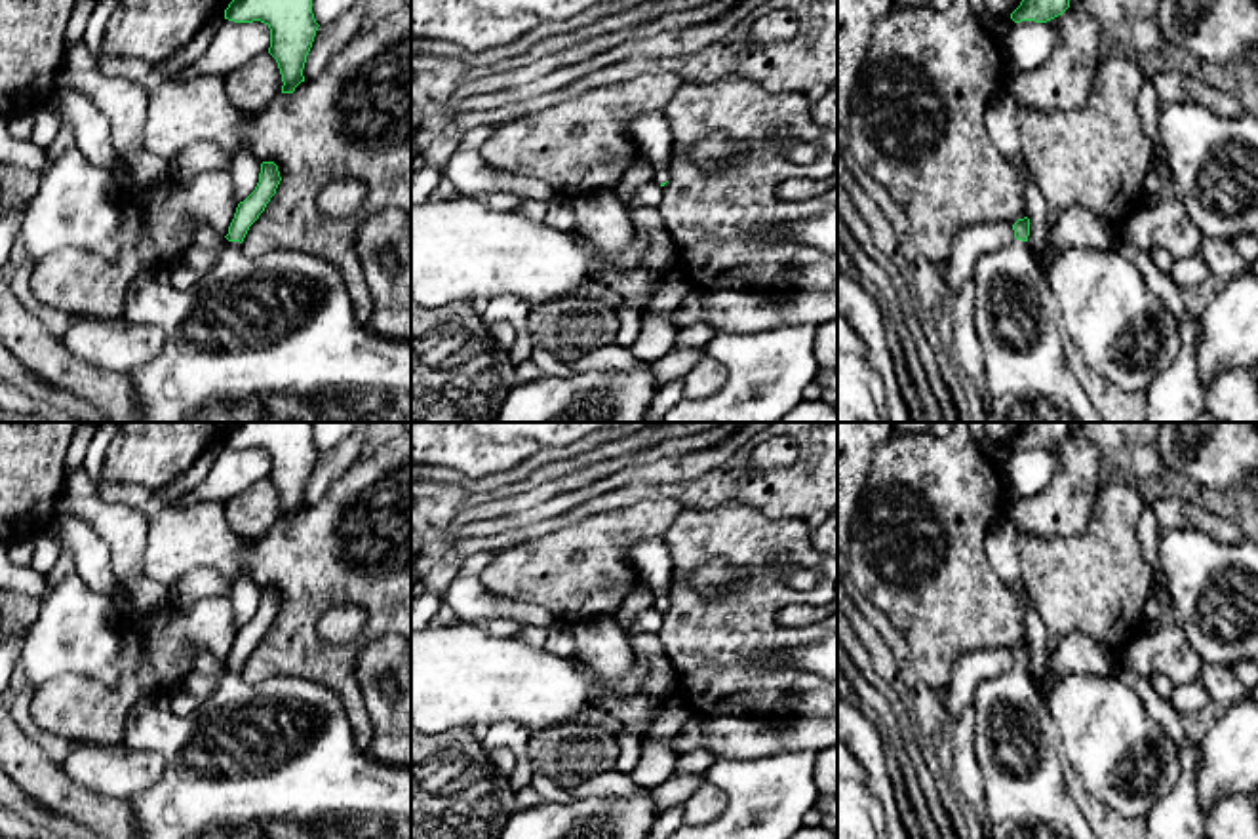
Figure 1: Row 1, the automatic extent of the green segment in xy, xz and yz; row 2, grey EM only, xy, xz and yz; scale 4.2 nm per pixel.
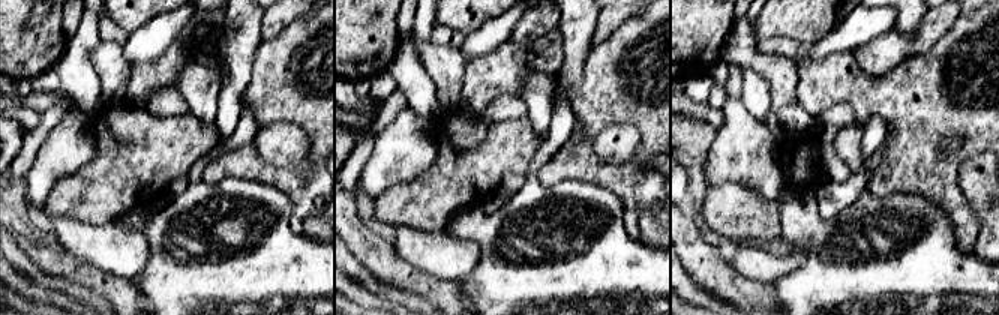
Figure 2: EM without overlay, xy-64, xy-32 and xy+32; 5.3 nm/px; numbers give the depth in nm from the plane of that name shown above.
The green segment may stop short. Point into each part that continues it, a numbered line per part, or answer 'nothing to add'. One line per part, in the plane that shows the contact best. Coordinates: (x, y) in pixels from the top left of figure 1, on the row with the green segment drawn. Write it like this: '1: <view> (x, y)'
1: xy (259, 339)

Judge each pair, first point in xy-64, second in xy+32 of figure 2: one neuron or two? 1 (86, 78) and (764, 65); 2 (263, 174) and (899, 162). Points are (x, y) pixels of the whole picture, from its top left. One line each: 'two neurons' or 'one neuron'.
1: two neurons
2: one neuron

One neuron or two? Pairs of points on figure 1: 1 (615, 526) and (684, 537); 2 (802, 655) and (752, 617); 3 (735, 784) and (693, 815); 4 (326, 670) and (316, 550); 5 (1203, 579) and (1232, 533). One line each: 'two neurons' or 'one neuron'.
1: two neurons
2: two neurons
3: two neurons
4: one neuron
5: two neurons

